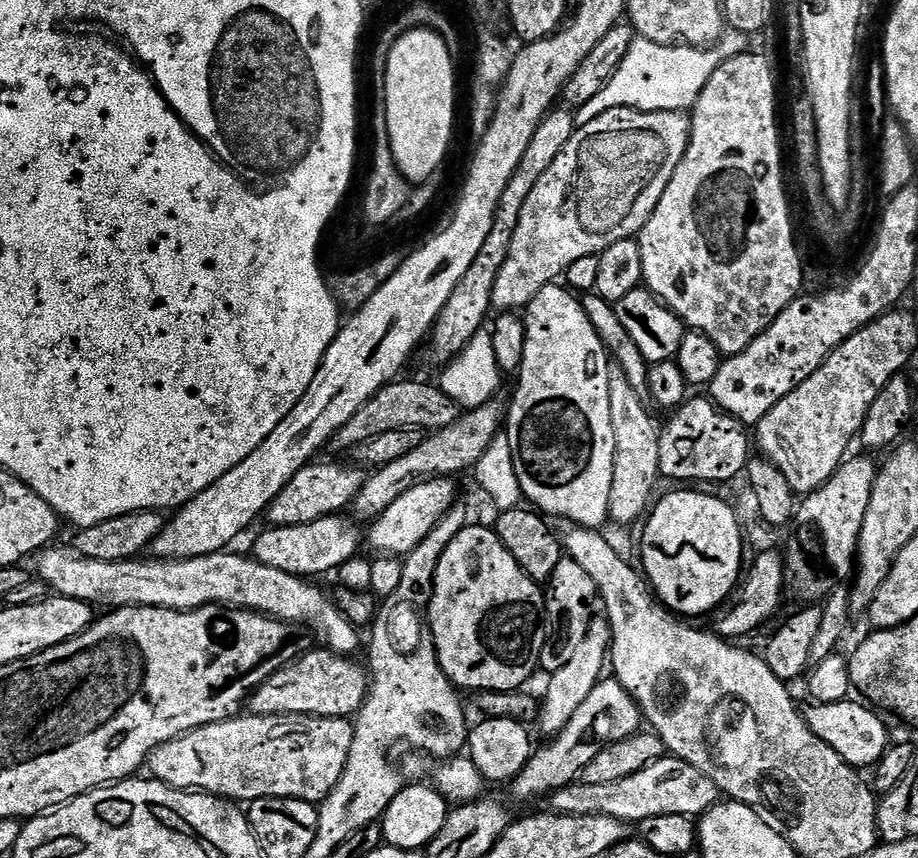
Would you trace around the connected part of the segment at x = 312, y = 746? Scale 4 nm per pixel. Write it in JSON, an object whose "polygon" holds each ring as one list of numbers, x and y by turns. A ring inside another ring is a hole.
{"polygon":[[241,714,231,720,195,728,185,736,158,746,148,757,146,764,149,769,152,767,151,775,155,779,169,784,171,788,206,792,209,796,219,796,233,802,251,802,267,796,323,802,342,778,355,733,353,721,348,718]]}

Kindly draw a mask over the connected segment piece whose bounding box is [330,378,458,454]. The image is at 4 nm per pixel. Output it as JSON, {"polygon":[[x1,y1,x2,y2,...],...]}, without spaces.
{"polygon":[[397,378,391,384,387,384,374,398,342,426,332,436,331,451,351,453,362,442,370,442,370,438,378,438,378,434,390,434,390,430,402,430,403,428,423,428,435,430,450,426,458,417,458,405,454,403,443,390,435,383,423,384,420,380,404,380]]}

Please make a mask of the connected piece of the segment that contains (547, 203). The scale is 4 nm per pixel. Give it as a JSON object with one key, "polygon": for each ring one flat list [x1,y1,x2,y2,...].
{"polygon":[[611,108,598,118,594,118,592,122,577,127,570,142,566,142,562,154,558,154,558,158,554,158,554,166,550,166,550,170,546,170,546,174,542,174,542,178,538,178,538,186,534,186,534,190,530,190,530,198,526,198,526,206,522,206,522,214,518,218,518,230,514,230,514,238,510,242,510,254,506,254,506,262,502,266,502,270,498,270,498,282,494,282,493,309,504,314,511,313,513,310,527,309,528,304,538,294,538,290,542,290,547,284,559,281,565,275,570,262,578,262,578,258,587,256,599,256,601,252,614,246,614,242,633,239,640,233,646,226,650,214,654,214,670,178,674,178,674,170,686,154,686,146,691,133,692,121,688,112,642,112,638,108]]}

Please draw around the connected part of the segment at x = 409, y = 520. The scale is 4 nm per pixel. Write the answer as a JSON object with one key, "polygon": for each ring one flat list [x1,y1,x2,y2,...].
{"polygon":[[433,478,406,490,402,498,396,499,381,516,371,521,372,529,366,532,367,547,369,544,376,554,388,558,403,558,413,552,418,542,422,542,422,538,426,538,426,534,430,534,430,530,434,530,437,522,457,503,456,482,452,478]]}

